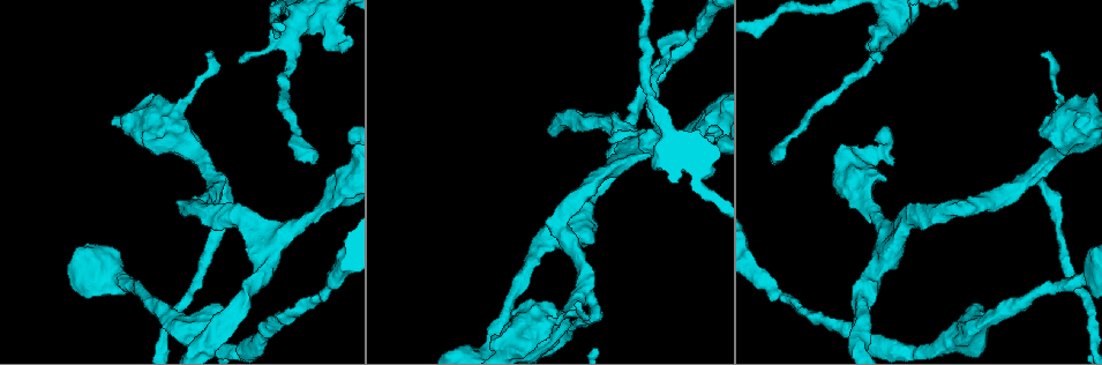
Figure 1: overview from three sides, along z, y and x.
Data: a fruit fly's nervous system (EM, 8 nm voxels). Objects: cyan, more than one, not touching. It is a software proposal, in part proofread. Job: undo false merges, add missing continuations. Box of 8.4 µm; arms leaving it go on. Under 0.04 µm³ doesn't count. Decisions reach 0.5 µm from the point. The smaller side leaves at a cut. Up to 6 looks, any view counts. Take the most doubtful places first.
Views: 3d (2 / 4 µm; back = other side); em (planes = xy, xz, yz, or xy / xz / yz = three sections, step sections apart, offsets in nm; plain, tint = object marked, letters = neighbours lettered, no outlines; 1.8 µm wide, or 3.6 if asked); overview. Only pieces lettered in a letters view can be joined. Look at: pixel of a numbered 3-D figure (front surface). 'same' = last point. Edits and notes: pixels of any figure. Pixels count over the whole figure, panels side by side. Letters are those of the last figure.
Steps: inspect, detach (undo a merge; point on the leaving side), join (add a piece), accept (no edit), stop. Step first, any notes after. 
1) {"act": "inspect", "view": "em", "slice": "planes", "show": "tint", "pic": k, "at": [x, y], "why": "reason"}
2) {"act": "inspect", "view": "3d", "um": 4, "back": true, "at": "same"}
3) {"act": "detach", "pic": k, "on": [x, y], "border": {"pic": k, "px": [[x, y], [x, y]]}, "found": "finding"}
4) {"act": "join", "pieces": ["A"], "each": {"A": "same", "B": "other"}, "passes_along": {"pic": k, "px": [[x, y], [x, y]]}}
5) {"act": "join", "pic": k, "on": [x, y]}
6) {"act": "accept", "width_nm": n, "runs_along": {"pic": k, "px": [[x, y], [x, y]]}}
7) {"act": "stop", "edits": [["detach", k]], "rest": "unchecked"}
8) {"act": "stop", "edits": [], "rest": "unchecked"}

{"act": "inspect", "view": "3d", "um": 2, "pic": 1, "at": [681, 38]}

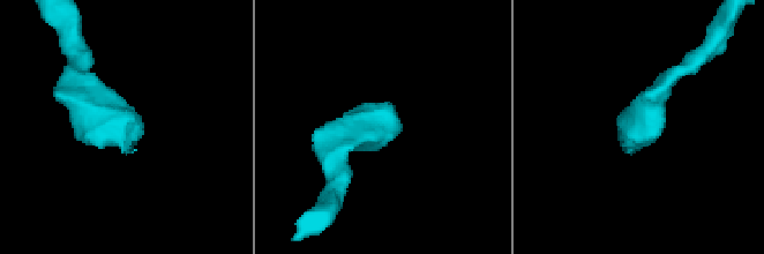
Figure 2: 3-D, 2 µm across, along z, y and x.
{"act": "inspect", "view": "em", "slice": "planes", "show": "letters", "pic": 2, "at": [127, 149], "why": "now the EM"}

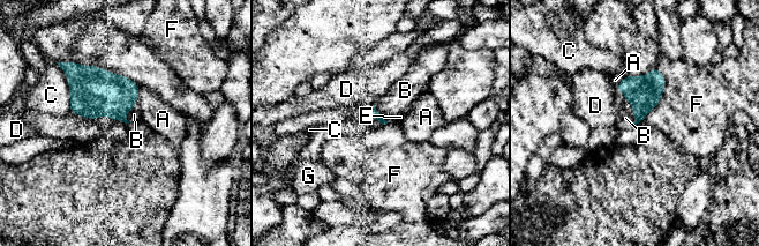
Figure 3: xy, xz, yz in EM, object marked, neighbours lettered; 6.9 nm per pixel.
{"act": "join", "pieces": ["B"], "each": {"A": "other", "B": "same", "C": "other", "D": "other", "E": "other", "F": "other", "G": "other"}, "found": "it goes on there"}

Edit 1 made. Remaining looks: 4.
{"act": "inspect", "view": "3d", "um": 4, "back": true, "pic": 1, "at": [583, 292], "why": "abrupt turn"}

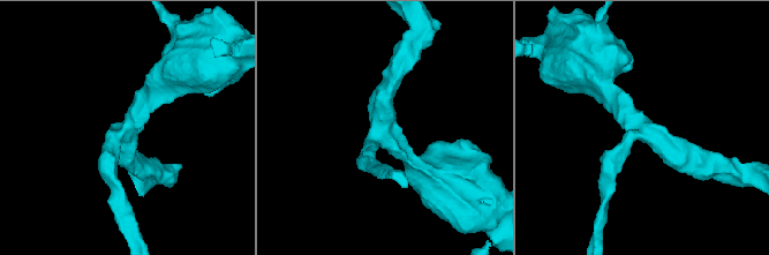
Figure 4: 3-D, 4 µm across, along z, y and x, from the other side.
{"act": "inspect", "view": "em", "um": 3.6, "slice": "xy", "step": 4, "show": "tint", "pic": 4, "at": [124, 133], "why": "now the EM"}

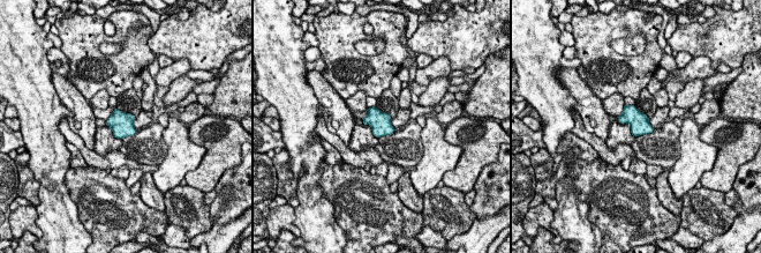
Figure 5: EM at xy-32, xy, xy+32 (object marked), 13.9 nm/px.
{"act": "inspect", "view": "em", "um": 3.6, "slice": "planes", "show": "letters", "at": "same"}

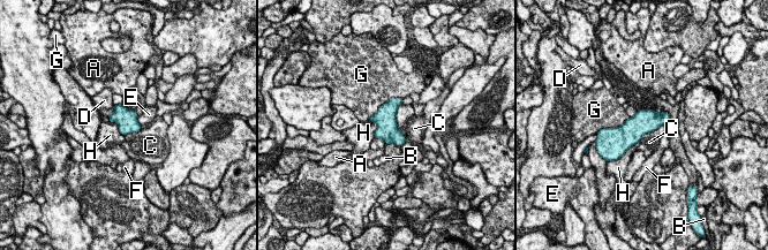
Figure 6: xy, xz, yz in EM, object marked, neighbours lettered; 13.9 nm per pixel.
{"act": "accept", "each": {"A": "other", "B": "other", "C": "other", "D": "other", "E": "other", "F": "other", "G": "other", "H": "other"}, "arms": 3, "border": {"pic": 6, "px": [[665, 123], [647, 131], [639, 141]]}, "found": "continuous, no second neuron"}

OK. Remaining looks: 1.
{"act": "inspect", "view": "em", "slice": "planes", "show": "letters", "pic": 1, "at": [883, 58], "why": "thin end"}

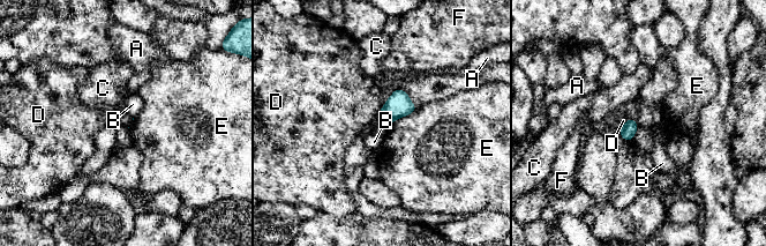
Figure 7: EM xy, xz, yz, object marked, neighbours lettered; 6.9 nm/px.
{"act": "accept", "each": {"A": "other", "B": "other", "C": "other", "D": "other", "E": "other", "F": "other"}, "border": {"pic": 7, "px": [[419, 107], [389, 124]]}, "found": "no lettered piece goes on from it"}

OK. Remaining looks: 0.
{"act": "stop", "edits": [["join", 3]], "rest": "unchecked"}

